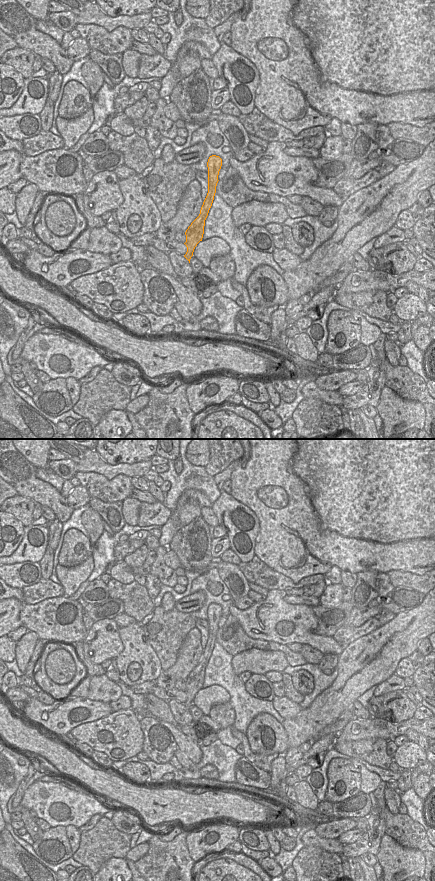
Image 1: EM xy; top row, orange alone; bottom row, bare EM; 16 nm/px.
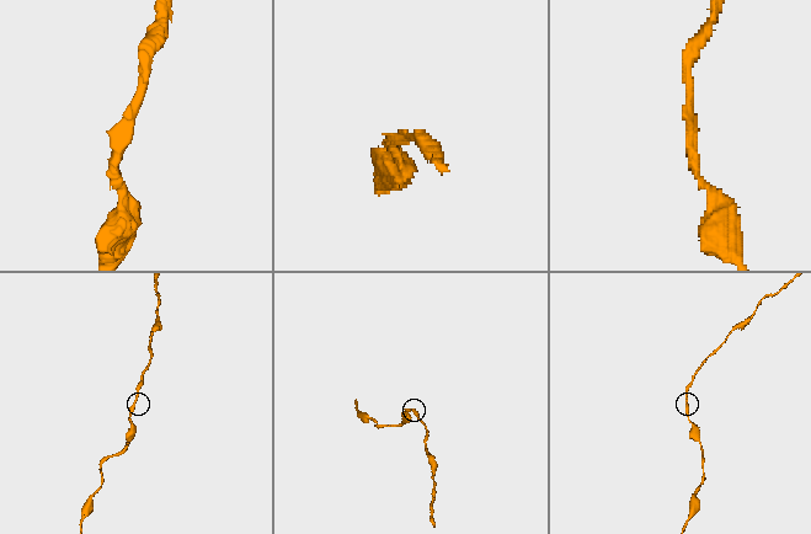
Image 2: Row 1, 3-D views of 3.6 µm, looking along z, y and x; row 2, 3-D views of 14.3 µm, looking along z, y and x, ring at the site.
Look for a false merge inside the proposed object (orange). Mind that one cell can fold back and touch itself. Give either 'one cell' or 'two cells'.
one cell

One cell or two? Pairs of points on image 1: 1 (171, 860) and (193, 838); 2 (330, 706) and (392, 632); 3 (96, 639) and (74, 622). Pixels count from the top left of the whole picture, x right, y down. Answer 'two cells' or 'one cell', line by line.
1: two cells
2: one cell
3: two cells

